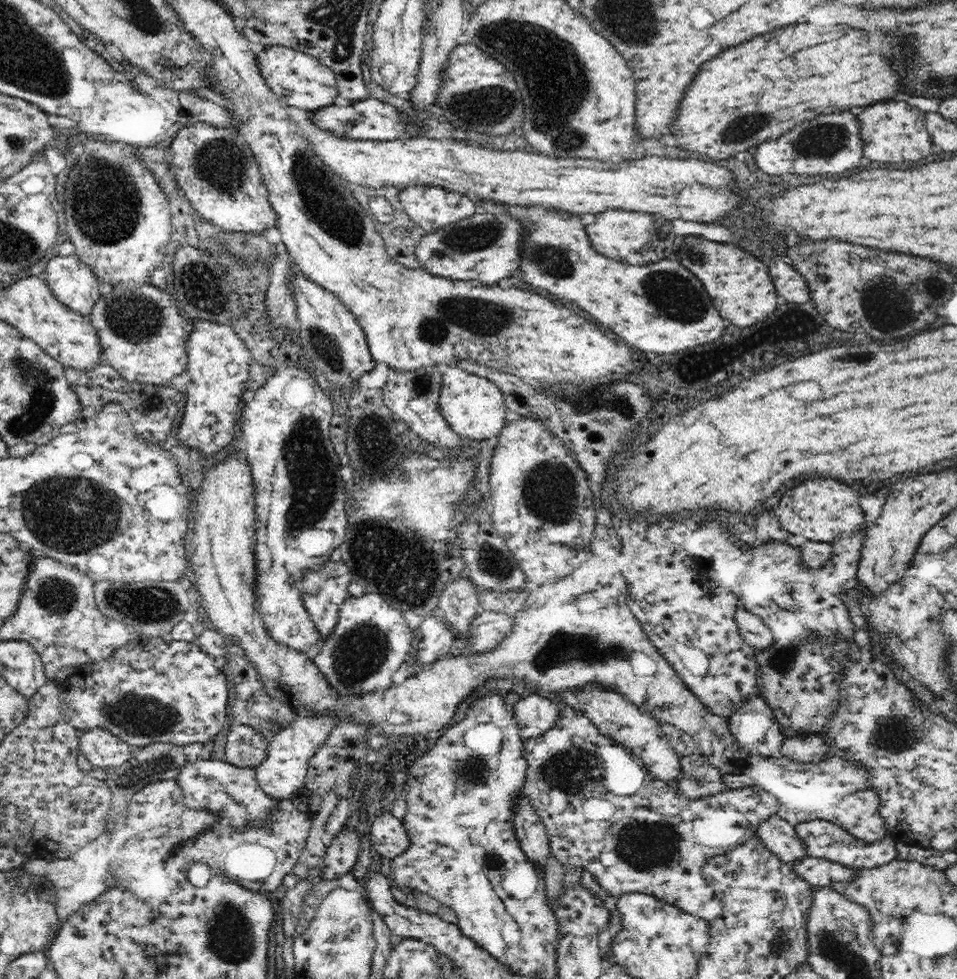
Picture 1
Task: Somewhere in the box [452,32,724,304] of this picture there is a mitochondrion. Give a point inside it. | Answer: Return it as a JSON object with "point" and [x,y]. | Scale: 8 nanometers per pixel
{"point":[552,261]}

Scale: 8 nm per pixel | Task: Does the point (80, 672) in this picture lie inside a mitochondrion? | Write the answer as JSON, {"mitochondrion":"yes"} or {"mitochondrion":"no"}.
{"mitochondrion":"no"}

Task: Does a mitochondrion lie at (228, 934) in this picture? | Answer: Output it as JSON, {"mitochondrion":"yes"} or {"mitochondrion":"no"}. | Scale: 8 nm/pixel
{"mitochondrion":"yes"}

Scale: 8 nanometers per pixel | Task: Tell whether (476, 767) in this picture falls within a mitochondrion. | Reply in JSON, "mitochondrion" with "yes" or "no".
{"mitochondrion":"yes"}

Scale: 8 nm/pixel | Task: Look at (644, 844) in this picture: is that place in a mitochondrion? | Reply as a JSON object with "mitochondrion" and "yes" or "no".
{"mitochondrion":"yes"}

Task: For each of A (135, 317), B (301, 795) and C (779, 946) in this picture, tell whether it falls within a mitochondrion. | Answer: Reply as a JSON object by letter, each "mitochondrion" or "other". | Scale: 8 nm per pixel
{"A":"mitochondrion","B":"other","C":"mitochondrion"}

